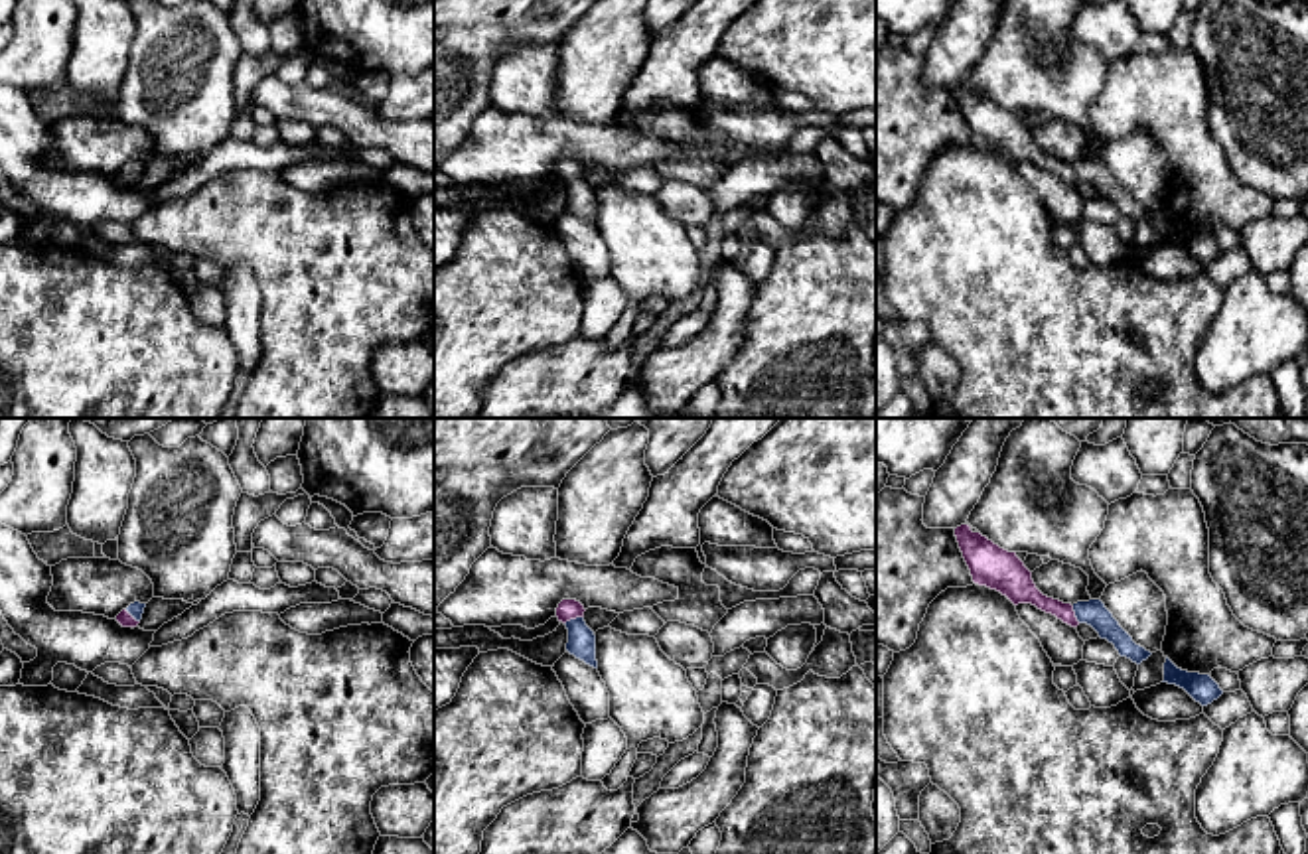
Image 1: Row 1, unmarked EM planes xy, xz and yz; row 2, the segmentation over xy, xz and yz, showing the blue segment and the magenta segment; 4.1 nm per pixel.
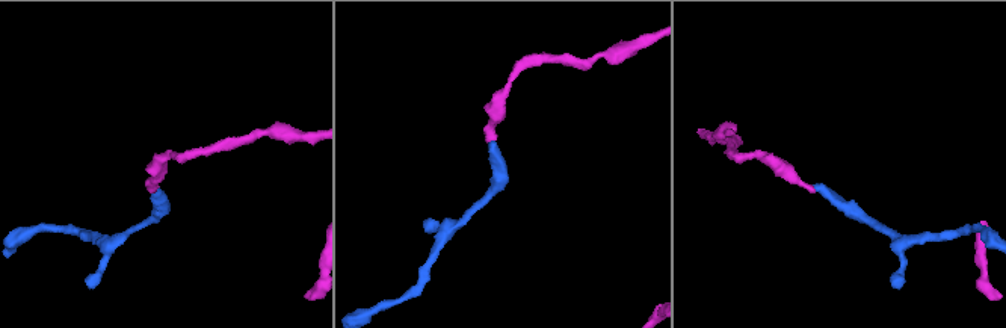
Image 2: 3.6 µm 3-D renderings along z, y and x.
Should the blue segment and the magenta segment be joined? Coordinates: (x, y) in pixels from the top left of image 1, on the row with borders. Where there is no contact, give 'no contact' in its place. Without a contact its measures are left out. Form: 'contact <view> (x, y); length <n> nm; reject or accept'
contact xz (573, 620); length 90 nm; accept

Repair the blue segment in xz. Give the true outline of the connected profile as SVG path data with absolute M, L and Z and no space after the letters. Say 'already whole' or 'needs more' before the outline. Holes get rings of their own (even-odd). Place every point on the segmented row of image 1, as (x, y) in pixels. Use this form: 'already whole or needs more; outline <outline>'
needs more; outline M562 600L556 607L556 617L568 629L566 651L586 665L598 669L596 635L584 621L584 605L576 600Z

